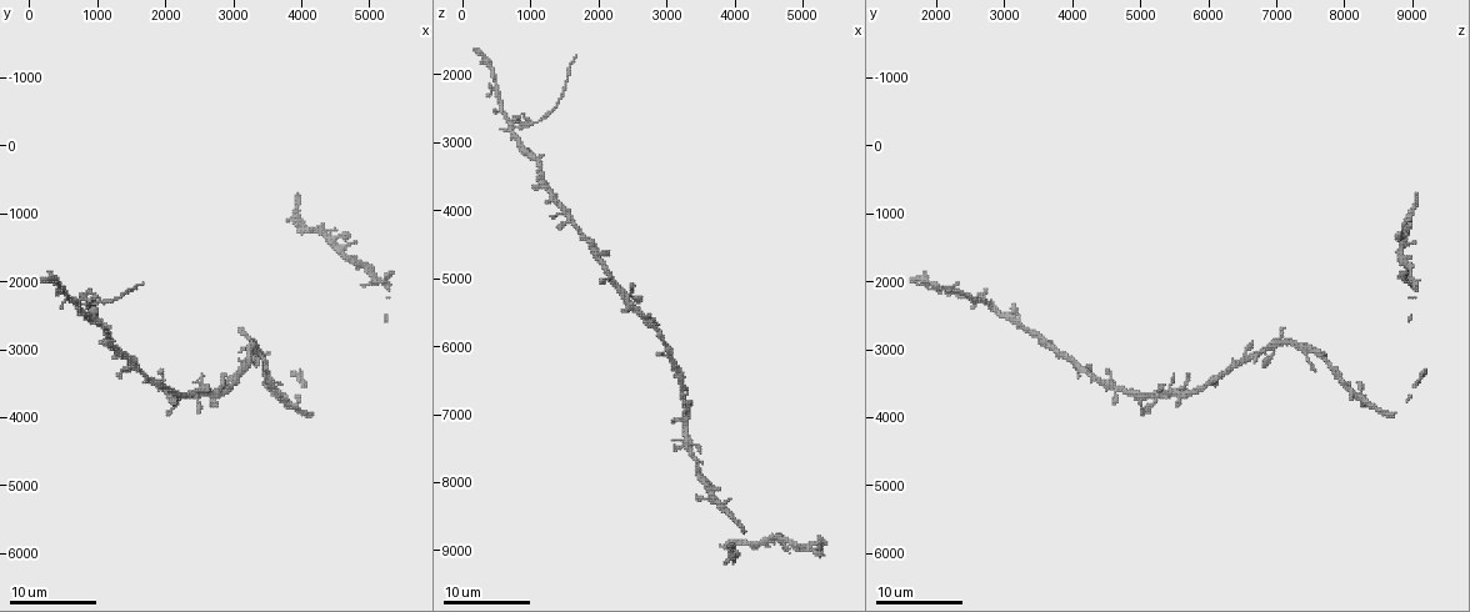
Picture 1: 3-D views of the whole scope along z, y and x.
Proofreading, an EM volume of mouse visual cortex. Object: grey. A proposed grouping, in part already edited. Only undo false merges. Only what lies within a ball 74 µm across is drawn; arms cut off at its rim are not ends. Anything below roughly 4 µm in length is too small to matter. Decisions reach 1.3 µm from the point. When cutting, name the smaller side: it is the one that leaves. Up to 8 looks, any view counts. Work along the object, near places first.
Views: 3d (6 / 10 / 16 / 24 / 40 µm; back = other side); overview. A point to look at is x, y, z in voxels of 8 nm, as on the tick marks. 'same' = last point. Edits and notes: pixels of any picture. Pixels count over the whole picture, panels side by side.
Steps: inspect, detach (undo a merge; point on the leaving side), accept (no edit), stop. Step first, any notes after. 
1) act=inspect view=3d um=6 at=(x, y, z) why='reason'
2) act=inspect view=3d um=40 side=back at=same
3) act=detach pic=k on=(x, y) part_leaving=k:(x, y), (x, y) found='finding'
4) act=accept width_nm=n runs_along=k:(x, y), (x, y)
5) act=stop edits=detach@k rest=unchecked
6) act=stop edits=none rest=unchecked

act=inspect view=3d um=6 at=(2900, 3600, 5800) why='calibre changes'

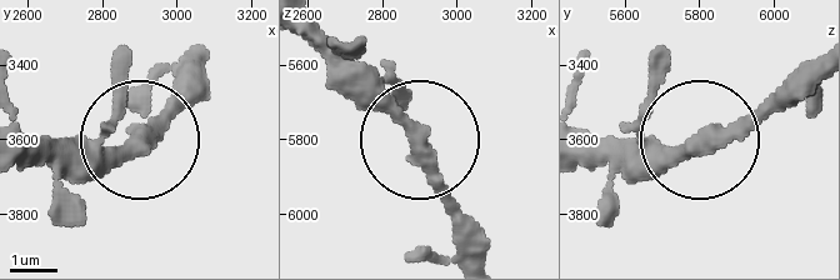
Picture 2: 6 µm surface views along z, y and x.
act=accept runs_along=2:(810, 60), (703, 140), (611, 144) found='all the same neuron'

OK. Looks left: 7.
act=inspect view=3d um=6 at=(3450, 3100, 7750) why='two arms in line, one across'

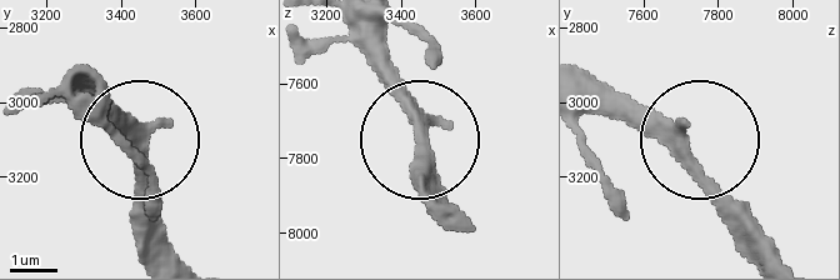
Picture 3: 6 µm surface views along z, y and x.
act=inspect view=3d um=6 side=back at=(3450, 3150, 7710)

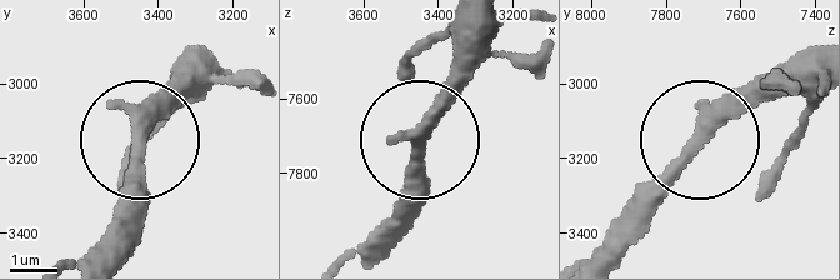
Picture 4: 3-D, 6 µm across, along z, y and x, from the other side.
act=accept arms=3 found='one neuron here'

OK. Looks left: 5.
act=inspect view=3d um=10 at=(3250, 3000, 6800)

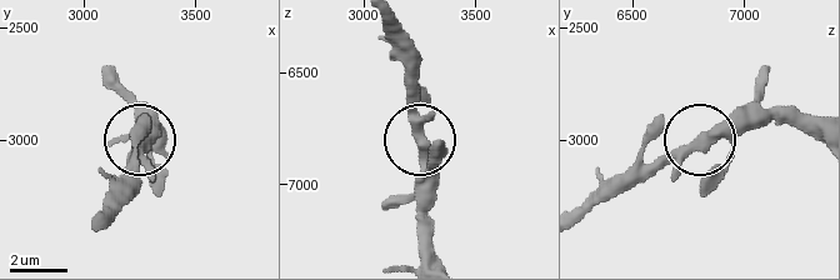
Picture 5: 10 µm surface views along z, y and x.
act=inspect view=3d um=10 side=back at=(3250, 3020, 6790)

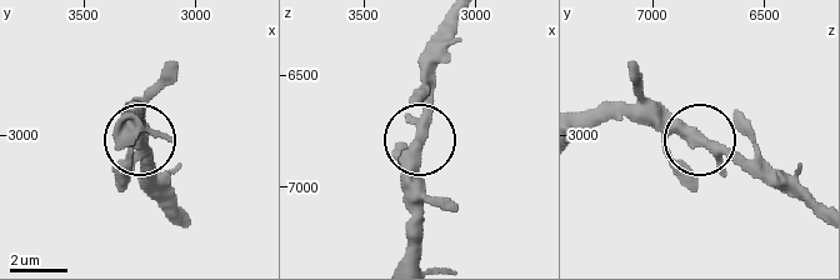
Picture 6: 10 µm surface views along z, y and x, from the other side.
act=accept arms=3 found='one neuron here'

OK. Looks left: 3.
act=inspect view=3d um=10 at=(1050, 2650, 3250) why='three-way junction'

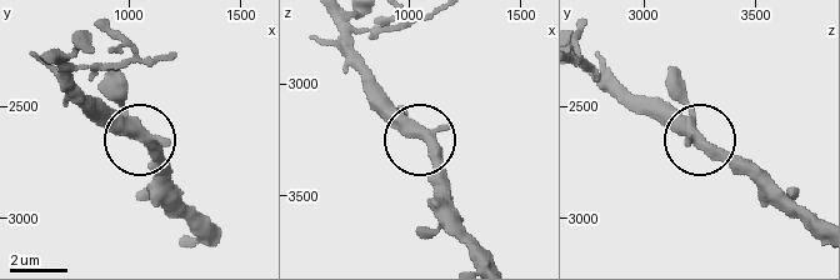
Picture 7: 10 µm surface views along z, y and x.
act=inspect view=3d um=10 side=back at=(1090, 2660, 3260)

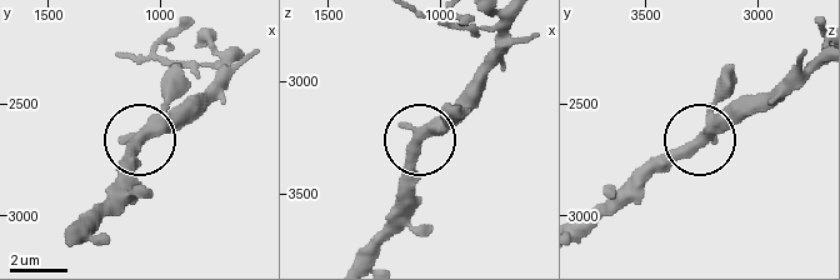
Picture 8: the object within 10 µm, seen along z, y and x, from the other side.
act=accept arms=3 runs_along=8:(71, 226), (113, 193), (131, 145), (179, 104) found='all the same neuron'

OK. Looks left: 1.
act=stop edits=none rest=unchecked

